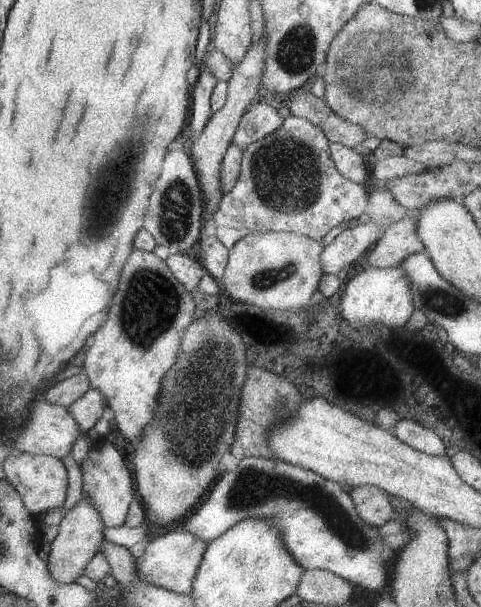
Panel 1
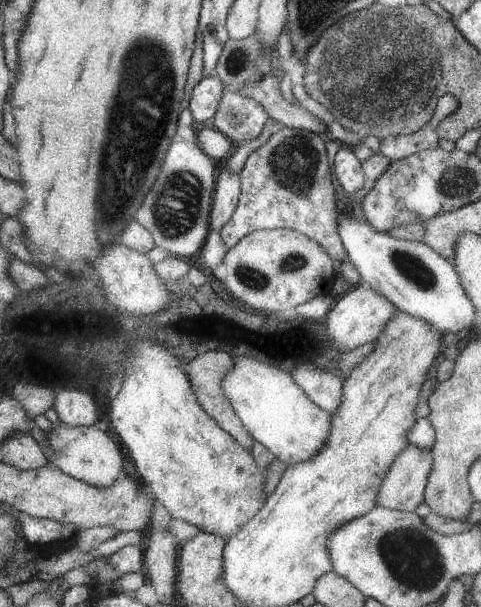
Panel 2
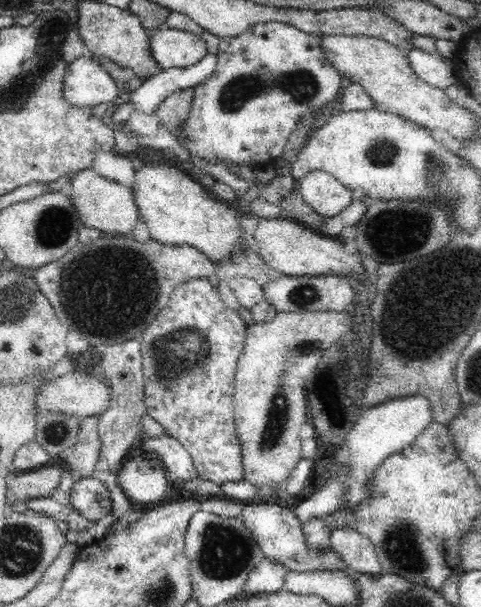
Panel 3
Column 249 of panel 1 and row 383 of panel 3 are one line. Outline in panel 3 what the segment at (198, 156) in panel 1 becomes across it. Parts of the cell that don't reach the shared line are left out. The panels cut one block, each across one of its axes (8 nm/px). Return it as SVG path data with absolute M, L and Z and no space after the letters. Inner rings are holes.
M75 371L62 378L52 379L39 388L36 393L36 402L34 402L34 413L54 413L66 415L78 419L78 422L90 417L99 417L108 408L110 402L109 388L107 384L100 383L96 378L83 371Z

